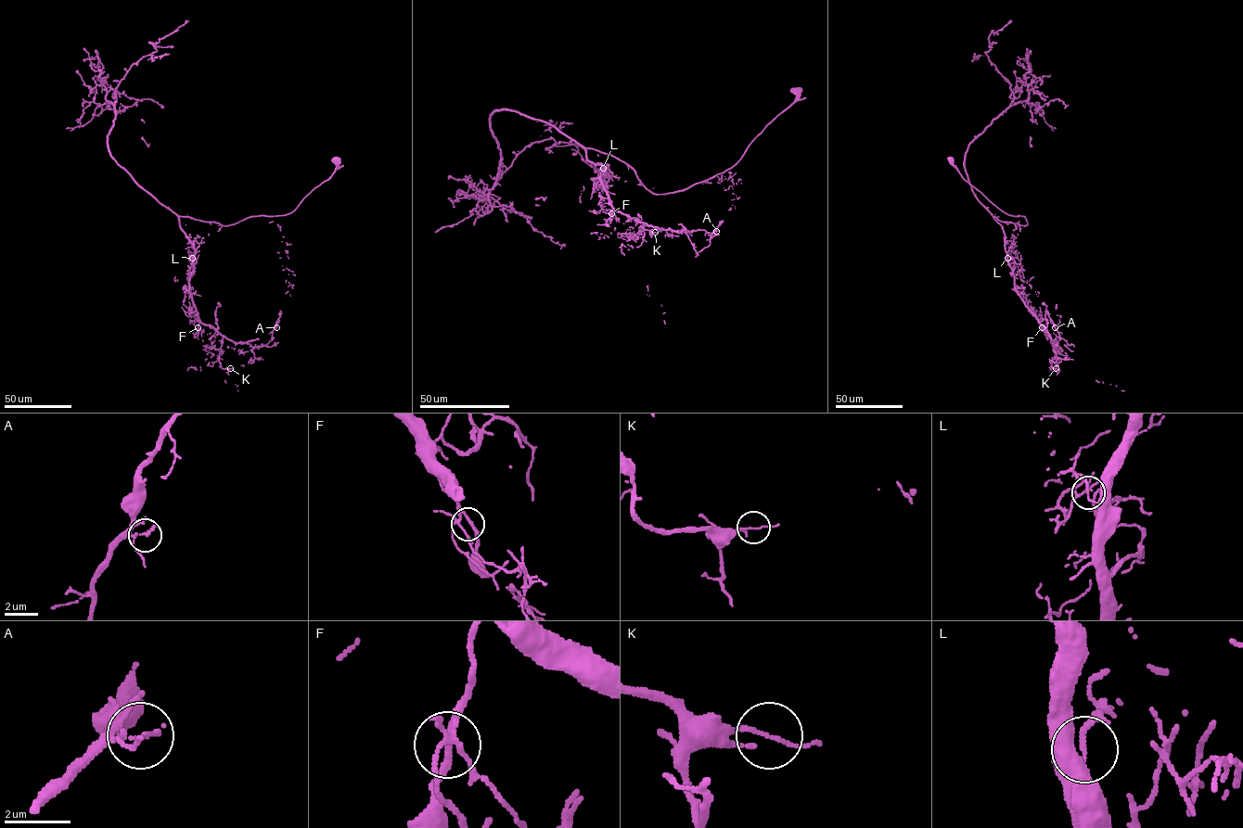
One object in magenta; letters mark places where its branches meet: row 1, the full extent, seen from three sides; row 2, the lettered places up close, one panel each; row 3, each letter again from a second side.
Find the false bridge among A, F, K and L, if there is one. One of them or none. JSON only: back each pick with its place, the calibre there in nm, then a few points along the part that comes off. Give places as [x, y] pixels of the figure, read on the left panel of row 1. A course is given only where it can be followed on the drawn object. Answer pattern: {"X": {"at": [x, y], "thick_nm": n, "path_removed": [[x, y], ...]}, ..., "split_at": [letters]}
{"L": {"at": [192, 258], "thick_nm": 100, "path_removed": [[192, 258], [183, 303], [203, 332], [243, 353], [266, 344], [292, 286], [286, 282], [280, 227], [266, 216]]}, "split_at": ["L"]}

